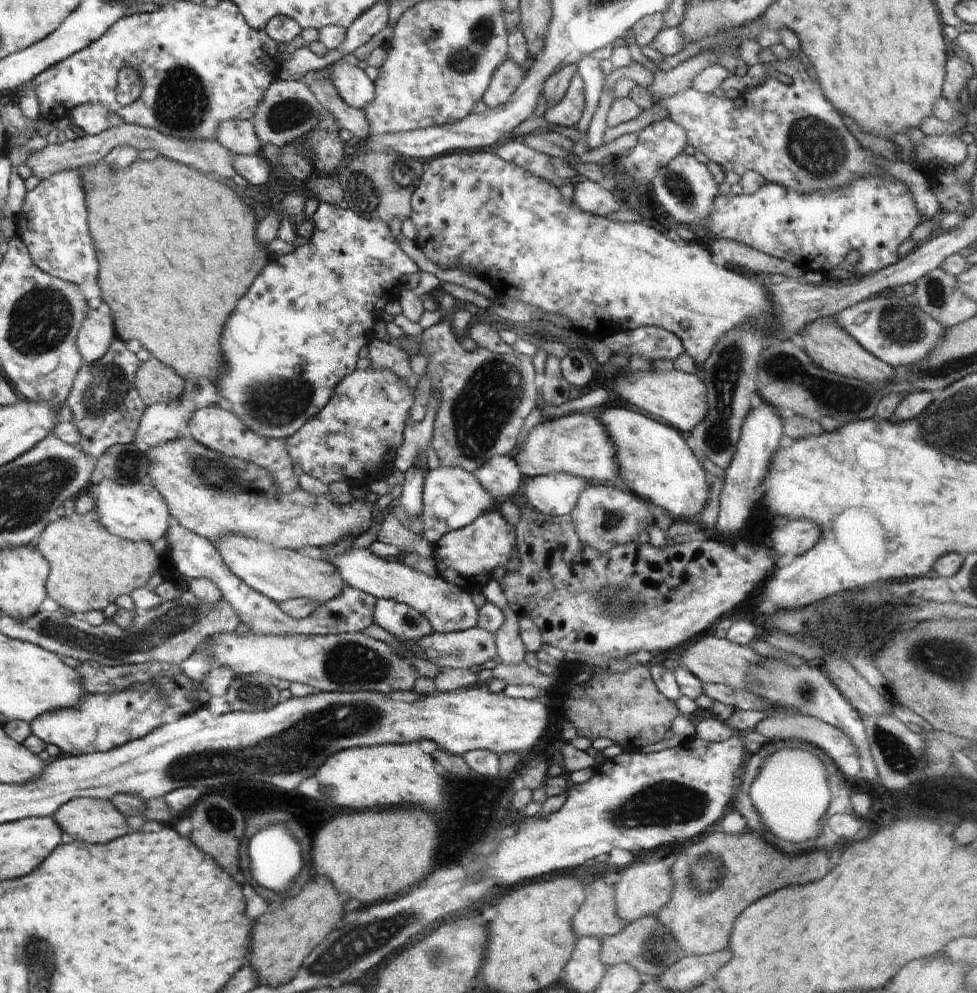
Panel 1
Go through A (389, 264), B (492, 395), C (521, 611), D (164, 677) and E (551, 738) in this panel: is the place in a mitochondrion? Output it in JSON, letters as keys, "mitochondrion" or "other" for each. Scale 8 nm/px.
{"A":"other","B":"mitochondrion","C":"other","D":"other","E":"other"}

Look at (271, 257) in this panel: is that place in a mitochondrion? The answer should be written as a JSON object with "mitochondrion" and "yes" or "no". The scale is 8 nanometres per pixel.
{"mitochondrion":"no"}

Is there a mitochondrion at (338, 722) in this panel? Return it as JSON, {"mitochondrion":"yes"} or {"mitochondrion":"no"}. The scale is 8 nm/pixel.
{"mitochondrion":"yes"}

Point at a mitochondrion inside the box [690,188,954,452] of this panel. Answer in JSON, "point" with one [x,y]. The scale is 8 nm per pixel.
{"point":[843,399]}

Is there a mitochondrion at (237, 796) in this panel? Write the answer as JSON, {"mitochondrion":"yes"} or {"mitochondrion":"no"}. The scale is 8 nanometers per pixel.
{"mitochondrion":"yes"}

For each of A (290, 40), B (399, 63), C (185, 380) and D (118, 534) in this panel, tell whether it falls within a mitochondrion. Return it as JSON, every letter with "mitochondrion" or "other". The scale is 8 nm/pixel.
{"A":"other","B":"other","C":"other","D":"other"}

